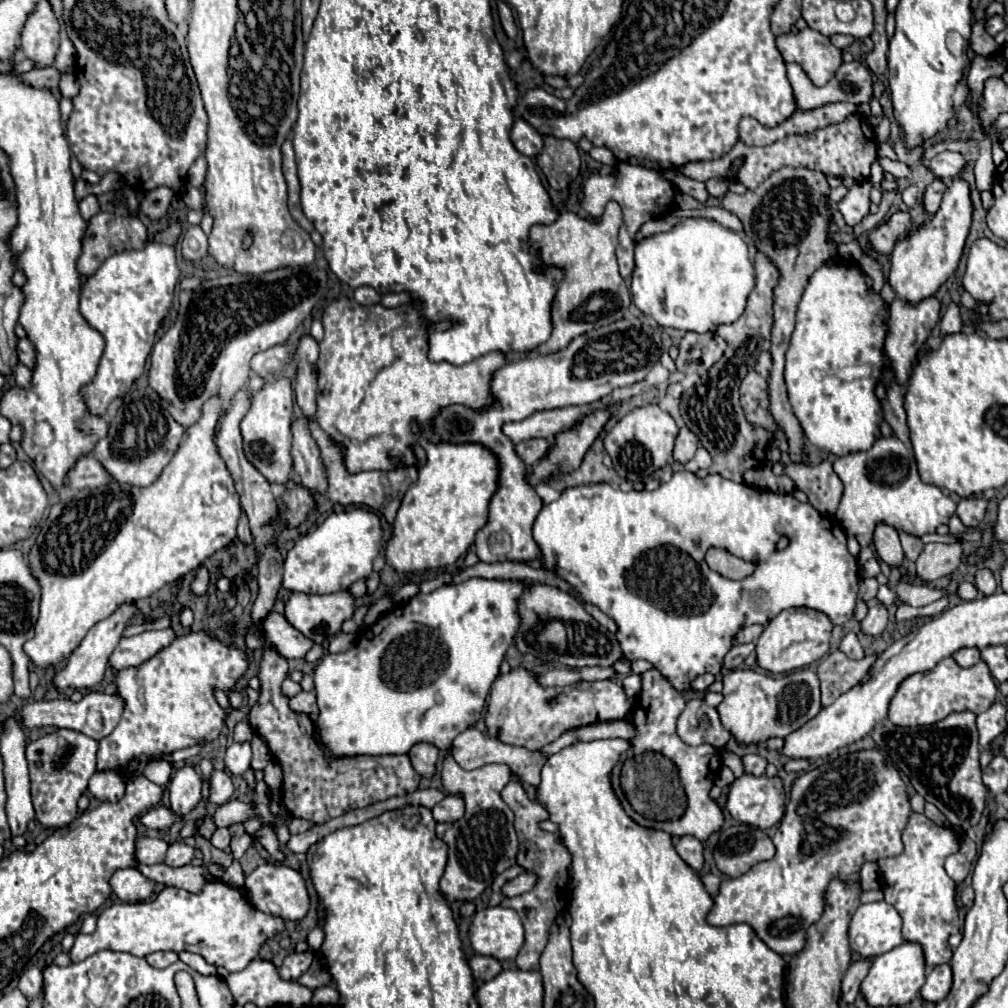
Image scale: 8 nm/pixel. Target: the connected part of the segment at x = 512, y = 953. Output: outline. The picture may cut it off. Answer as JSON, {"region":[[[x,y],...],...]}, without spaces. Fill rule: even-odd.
{"region":[[[492,906],[474,914],[470,924],[470,944],[476,954],[496,960],[516,958],[524,942],[524,928],[512,908]]]}

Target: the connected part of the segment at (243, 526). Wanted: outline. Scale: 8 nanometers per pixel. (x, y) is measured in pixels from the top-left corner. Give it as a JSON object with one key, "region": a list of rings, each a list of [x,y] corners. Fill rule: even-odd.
{"region":[[[242,512],[240,522],[238,522],[238,538],[240,538],[240,542],[244,542],[244,544],[250,544],[250,542],[252,542],[252,532],[250,532],[250,528],[248,528],[248,516],[244,516],[244,512]]]}

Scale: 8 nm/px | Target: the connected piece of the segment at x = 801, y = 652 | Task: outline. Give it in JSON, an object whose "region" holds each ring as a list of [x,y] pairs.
{"region":[[[804,608],[784,610],[774,620],[770,620],[770,624],[764,628],[764,632],[756,642],[758,666],[772,674],[784,674],[796,668],[804,668],[820,660],[824,654],[828,654],[830,632],[832,632],[832,622],[822,612],[804,610]]]}

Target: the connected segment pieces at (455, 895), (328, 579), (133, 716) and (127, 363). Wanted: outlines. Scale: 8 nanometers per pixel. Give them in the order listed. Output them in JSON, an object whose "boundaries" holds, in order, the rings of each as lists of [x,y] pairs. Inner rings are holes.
{"boundaries":[[[[454,758],[444,760],[444,792],[458,792],[466,802],[466,814],[462,820],[436,826],[436,834],[448,844],[448,866],[440,880],[440,888],[450,902],[478,898],[486,888],[492,886],[492,880],[498,874],[516,864],[518,836],[514,830],[514,816],[500,798],[500,792],[510,778],[512,770],[506,764],[486,764],[476,770],[464,770],[454,762]]],[[[352,510],[328,516],[312,534],[302,536],[284,560],[282,588],[304,594],[332,594],[372,572],[372,562],[382,546],[380,518],[368,510]]],[[[206,630],[188,632],[144,664],[120,670],[116,686],[118,696],[124,700],[124,712],[112,734],[100,740],[98,770],[124,770],[142,754],[174,752],[216,740],[226,714],[218,706],[214,690],[224,690],[234,708],[244,708],[244,694],[236,690],[236,682],[246,670],[246,652],[220,642]]],[[[148,242],[140,250],[124,250],[110,256],[96,274],[84,282],[80,312],[106,340],[98,374],[94,382],[82,390],[90,414],[106,416],[110,400],[124,396],[142,376],[146,360],[156,344],[156,332],[170,314],[180,274],[176,250],[166,244]]]]}

